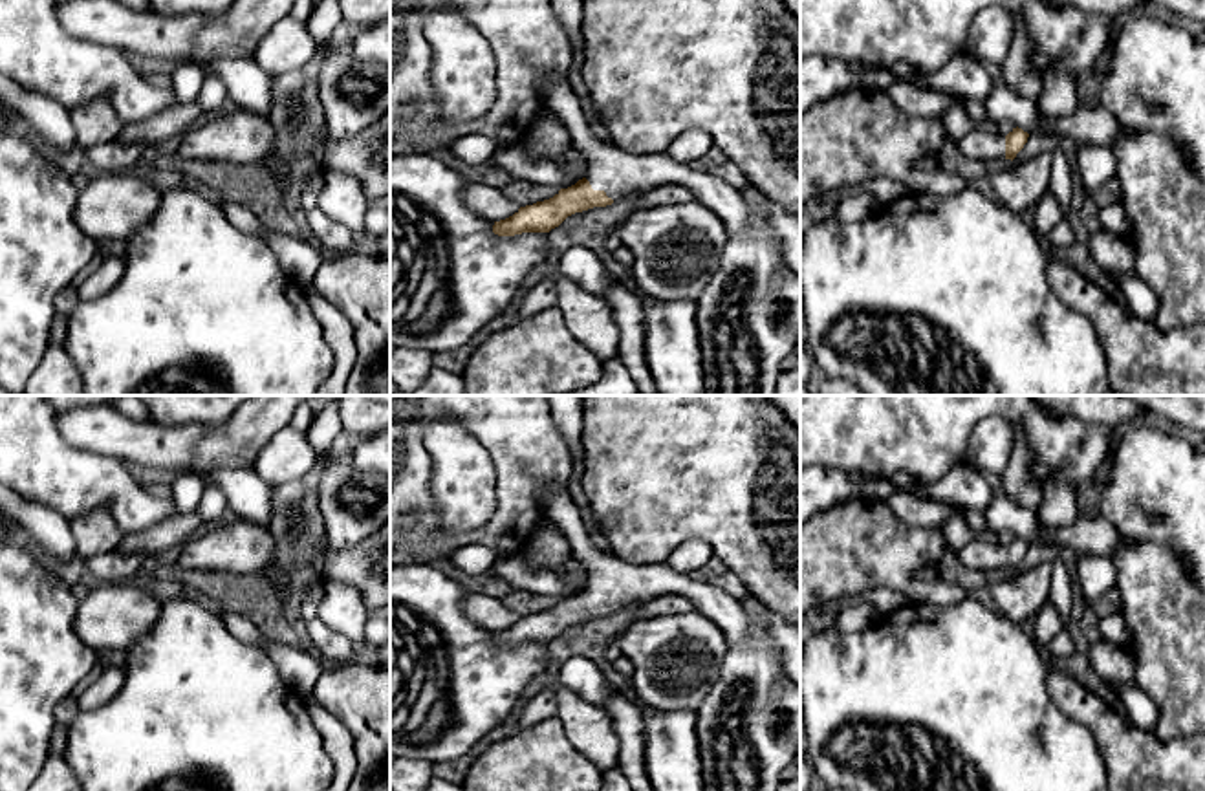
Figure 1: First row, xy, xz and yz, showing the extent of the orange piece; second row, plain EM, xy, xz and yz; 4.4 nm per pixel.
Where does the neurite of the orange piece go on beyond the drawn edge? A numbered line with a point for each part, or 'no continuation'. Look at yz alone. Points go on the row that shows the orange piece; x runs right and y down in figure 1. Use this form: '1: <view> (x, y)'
1: yz (980, 145)

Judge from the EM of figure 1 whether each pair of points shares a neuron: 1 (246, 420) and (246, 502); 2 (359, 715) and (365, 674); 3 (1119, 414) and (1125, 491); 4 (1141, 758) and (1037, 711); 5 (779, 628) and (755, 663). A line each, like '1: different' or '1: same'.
1: different
2: same
3: different
4: different
5: different

